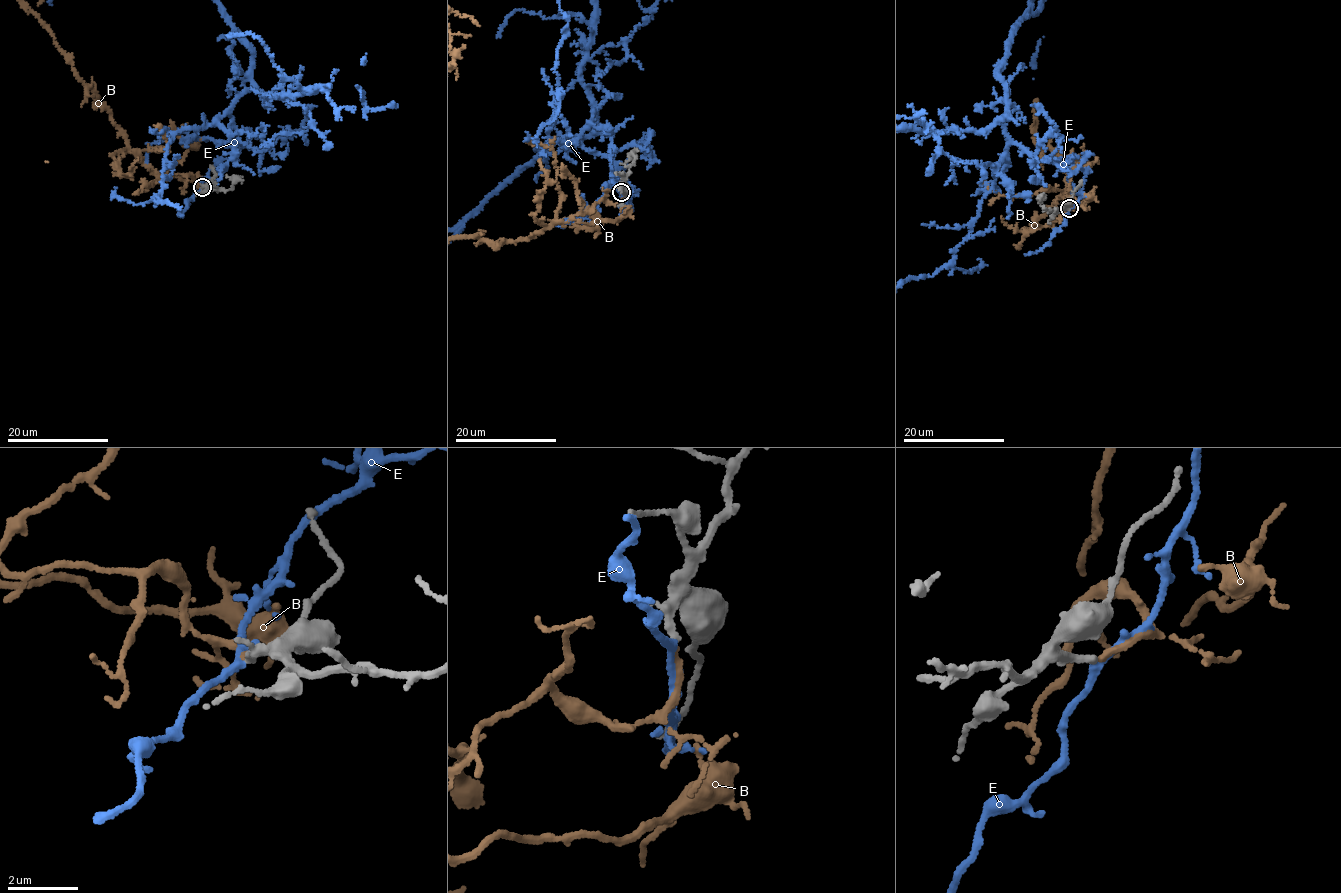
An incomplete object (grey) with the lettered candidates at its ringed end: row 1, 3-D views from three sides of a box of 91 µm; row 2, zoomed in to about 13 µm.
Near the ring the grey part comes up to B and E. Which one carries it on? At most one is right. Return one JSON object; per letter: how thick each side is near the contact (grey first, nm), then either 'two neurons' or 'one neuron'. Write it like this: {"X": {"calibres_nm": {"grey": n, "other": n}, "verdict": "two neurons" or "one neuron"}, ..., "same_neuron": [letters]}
{"B": {"calibres_nm": {"grey": 170, "other": 190}, "verdict": "one neuron"}, "E": {"calibres_nm": {"grey": 200, "other": 190}, "verdict": "two neurons"}, "same_neuron": ["B"]}

